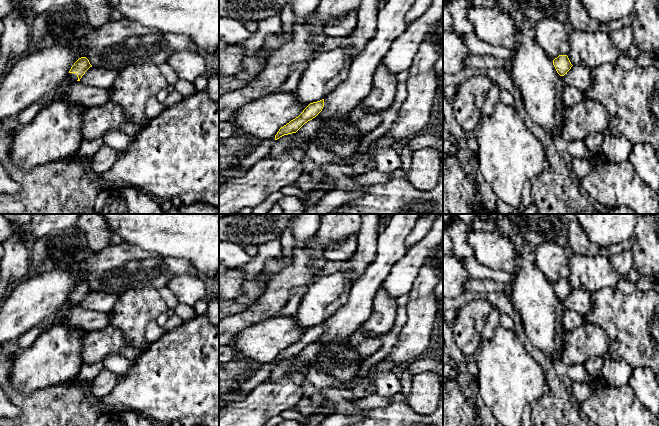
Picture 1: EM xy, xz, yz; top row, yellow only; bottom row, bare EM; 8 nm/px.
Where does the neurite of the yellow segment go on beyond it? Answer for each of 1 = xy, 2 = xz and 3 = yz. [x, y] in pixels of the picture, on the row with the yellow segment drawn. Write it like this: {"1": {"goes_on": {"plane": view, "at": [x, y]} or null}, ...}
{"1": {"goes_on": {"plane": "xy", "at": [72, 77]}}, "2": {"goes_on": {"plane": "xz", "at": [263, 147]}}, "3": {"goes_on": null}}

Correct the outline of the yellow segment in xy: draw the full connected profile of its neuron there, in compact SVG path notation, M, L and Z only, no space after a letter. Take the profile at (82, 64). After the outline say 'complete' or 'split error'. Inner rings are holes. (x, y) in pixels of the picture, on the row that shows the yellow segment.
M86 57L79 58L71 67L66 79L72 82L80 81L90 67L92 67L92 65Z | split error

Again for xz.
M324 99L310 103L298 117L281 127L274 137L258 141L254 150L250 154L223 172L223 183L232 178L243 176L259 160L263 159L270 152L272 145L277 139L284 135L296 133L305 123L315 118L322 111L323 107Z | split error

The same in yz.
M559 55L553 60L553 65L560 76L564 76L573 66L567 55Z | complete

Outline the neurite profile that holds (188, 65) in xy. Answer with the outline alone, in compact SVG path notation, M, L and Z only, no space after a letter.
M181 50L170 55L167 63L175 71L178 79L189 82L194 82L197 77L208 74L210 69L207 57L192 50Z

